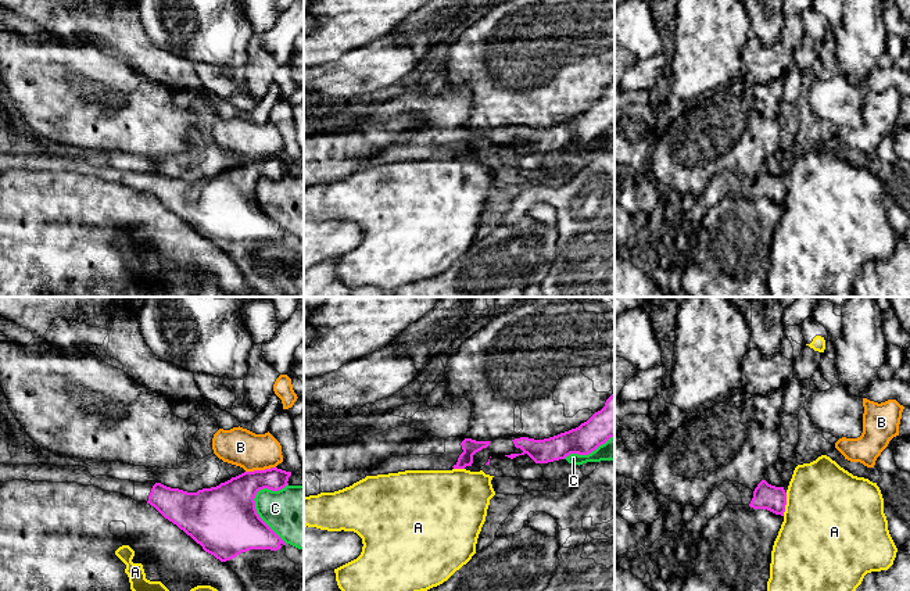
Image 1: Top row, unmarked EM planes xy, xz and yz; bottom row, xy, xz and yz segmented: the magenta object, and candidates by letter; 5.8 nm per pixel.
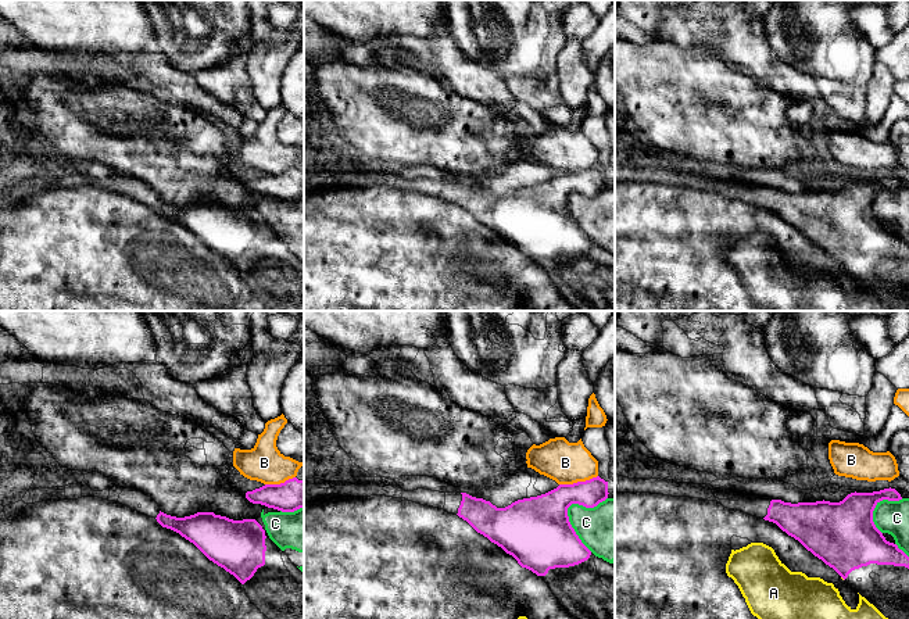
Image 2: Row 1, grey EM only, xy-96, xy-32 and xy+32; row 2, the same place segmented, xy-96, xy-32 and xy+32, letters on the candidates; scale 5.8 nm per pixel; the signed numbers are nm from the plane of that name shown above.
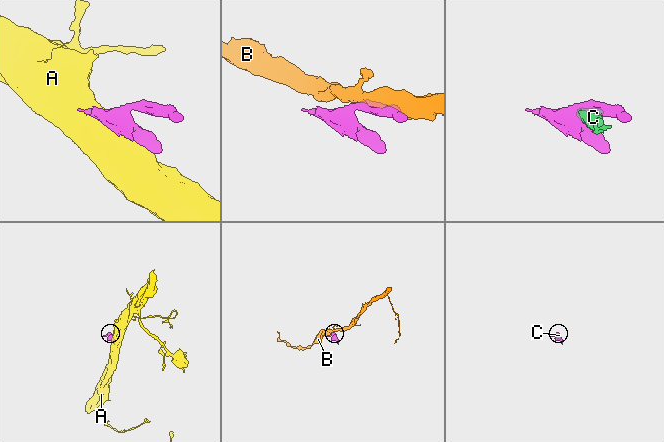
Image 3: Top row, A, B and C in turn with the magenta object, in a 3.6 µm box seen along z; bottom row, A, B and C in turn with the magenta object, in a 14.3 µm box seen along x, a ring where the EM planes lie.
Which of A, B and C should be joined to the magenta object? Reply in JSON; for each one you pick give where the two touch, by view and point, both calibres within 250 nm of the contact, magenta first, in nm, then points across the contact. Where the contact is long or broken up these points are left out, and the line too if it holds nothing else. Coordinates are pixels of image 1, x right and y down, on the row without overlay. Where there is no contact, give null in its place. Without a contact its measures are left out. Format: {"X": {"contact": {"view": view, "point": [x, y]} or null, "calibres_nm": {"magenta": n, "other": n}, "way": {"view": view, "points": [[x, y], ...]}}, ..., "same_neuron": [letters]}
{"same_neuron": []}

